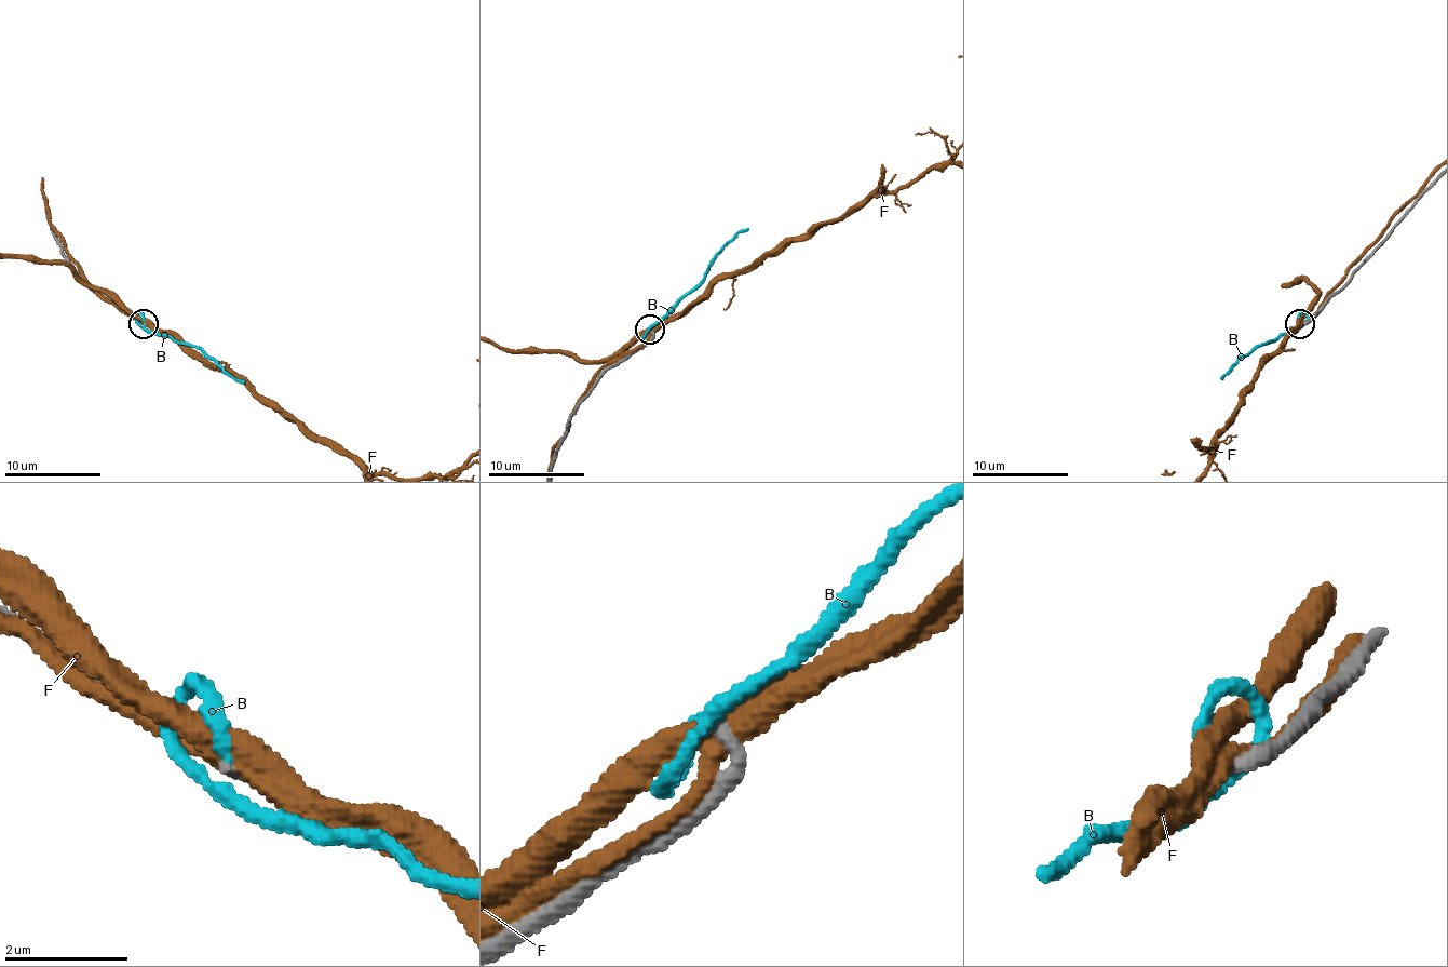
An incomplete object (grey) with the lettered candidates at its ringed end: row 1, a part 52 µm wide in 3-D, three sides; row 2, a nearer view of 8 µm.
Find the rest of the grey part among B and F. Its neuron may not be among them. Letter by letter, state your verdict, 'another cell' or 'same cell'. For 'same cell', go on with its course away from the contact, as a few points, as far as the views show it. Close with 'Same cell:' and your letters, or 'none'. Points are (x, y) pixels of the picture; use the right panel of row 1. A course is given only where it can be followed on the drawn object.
B: same cell | via (1299, 324), (1293, 332), (1268, 339), (1244, 354), (1220, 378)
F: another cell
Same cell: B

